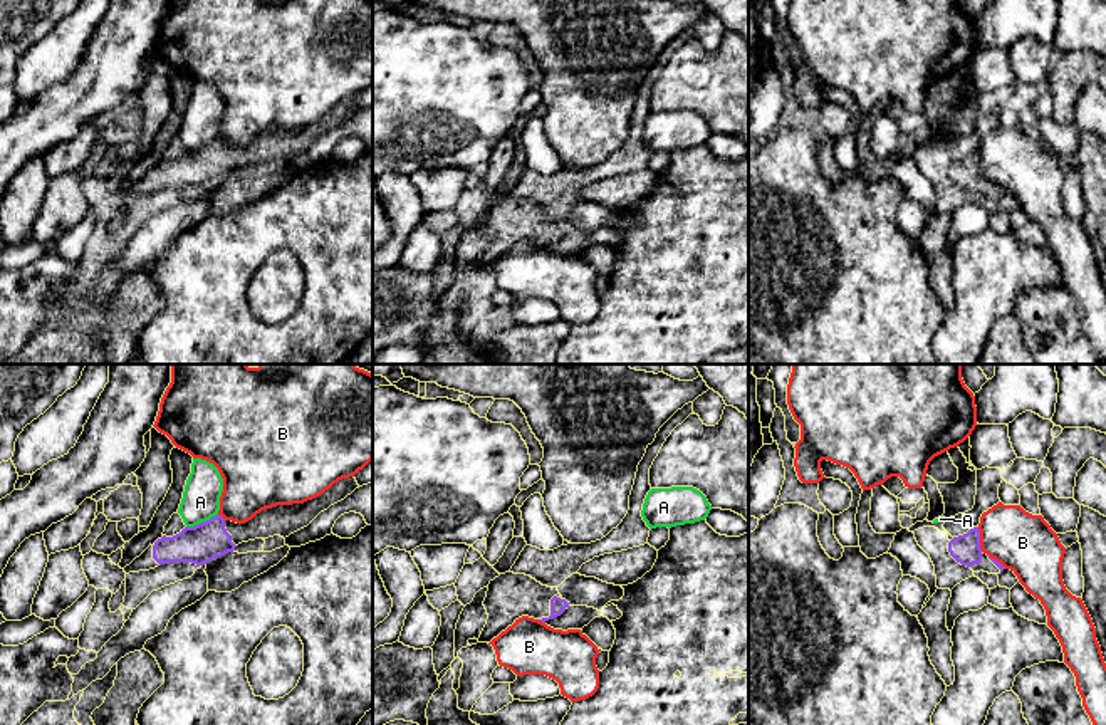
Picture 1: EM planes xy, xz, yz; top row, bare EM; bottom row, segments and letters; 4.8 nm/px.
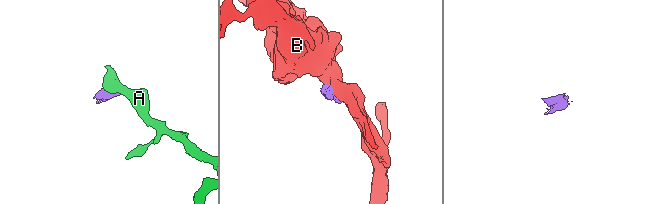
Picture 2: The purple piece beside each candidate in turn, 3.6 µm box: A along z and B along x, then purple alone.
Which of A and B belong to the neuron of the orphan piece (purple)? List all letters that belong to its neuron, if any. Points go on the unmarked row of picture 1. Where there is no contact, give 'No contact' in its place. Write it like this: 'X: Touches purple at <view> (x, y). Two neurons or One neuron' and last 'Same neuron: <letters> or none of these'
A: Touches purple at xy (202, 146). Two neurons
B: Touches purple at yz (979, 163). Two neurons
Same neuron: none of these

